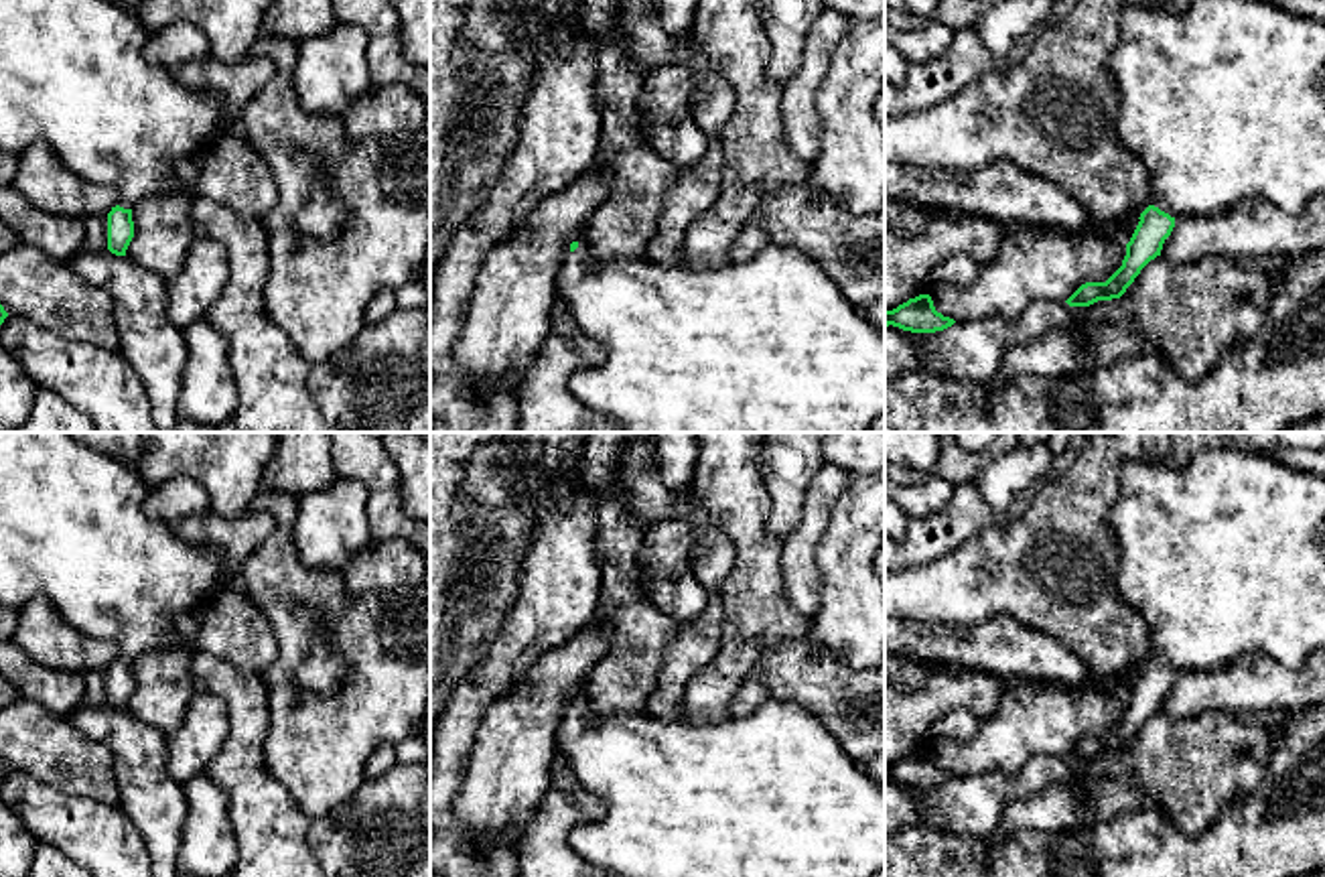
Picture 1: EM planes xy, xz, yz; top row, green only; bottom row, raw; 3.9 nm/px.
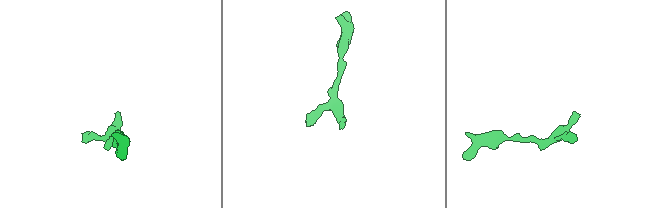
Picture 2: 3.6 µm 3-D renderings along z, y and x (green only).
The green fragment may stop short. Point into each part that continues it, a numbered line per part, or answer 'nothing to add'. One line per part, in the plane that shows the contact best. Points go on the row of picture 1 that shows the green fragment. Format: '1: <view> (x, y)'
1: yz (1224, 102)

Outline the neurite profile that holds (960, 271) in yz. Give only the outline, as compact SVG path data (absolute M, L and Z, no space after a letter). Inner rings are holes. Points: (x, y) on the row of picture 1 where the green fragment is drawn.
M962 254L952 256L933 268L921 294L931 294L937 284L968 286L974 282L976 274L978 262L974 258Z

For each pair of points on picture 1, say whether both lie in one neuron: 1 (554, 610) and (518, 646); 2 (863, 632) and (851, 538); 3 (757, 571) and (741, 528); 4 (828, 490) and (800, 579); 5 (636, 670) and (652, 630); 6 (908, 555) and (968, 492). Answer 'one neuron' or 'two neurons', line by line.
1: one neuron
2: one neuron
3: one neuron
4: one neuron
5: one neuron
6: one neuron

